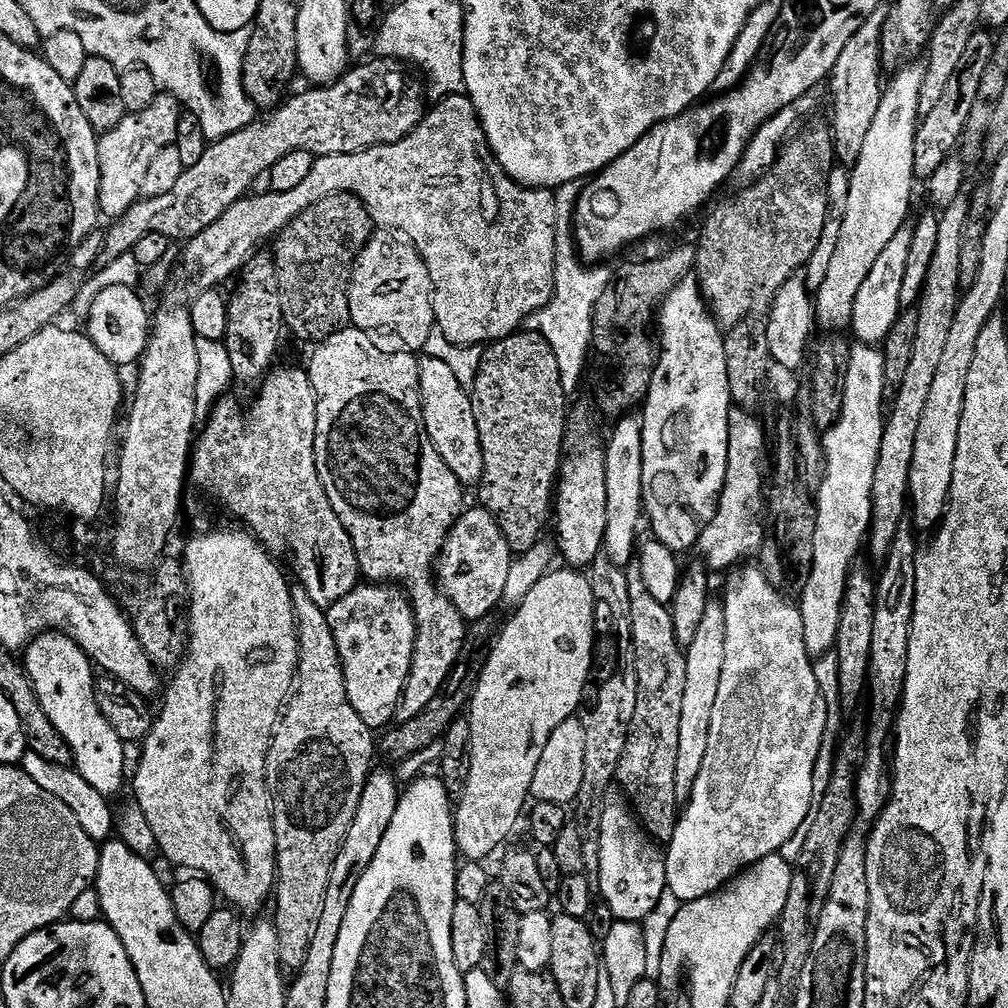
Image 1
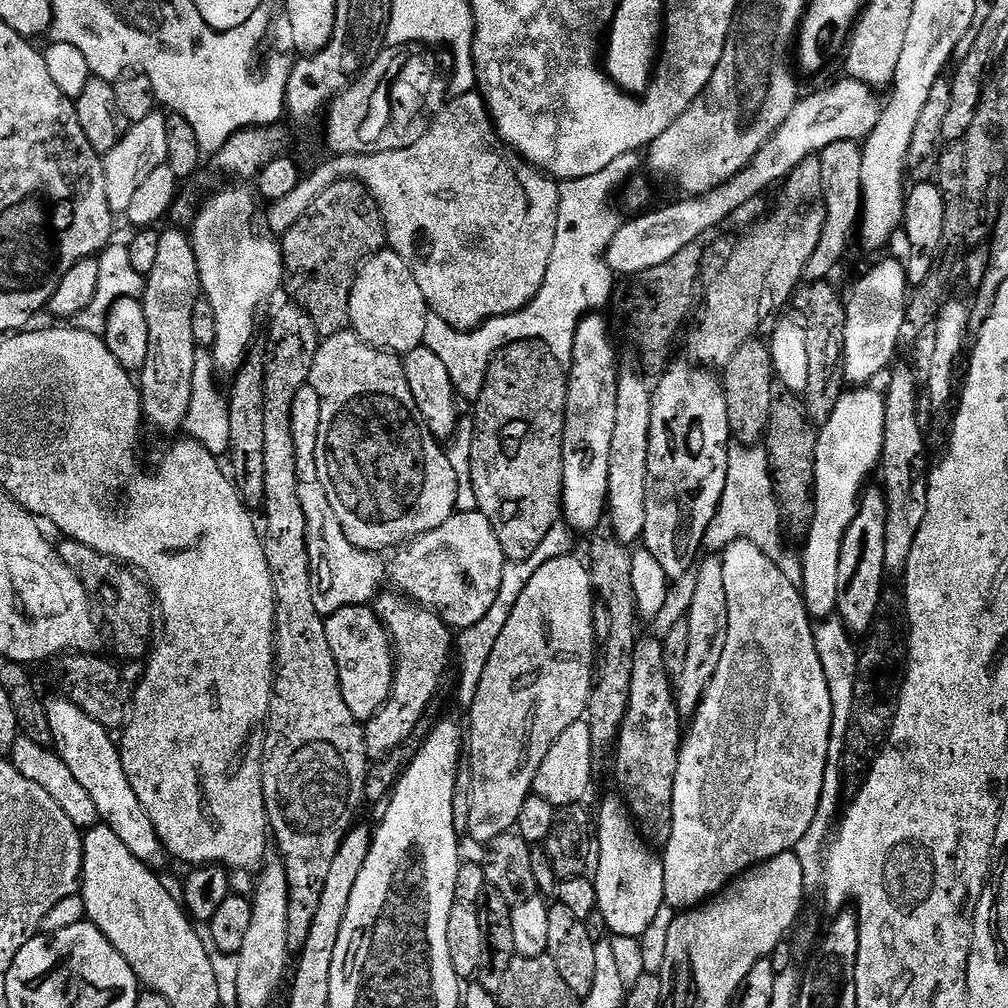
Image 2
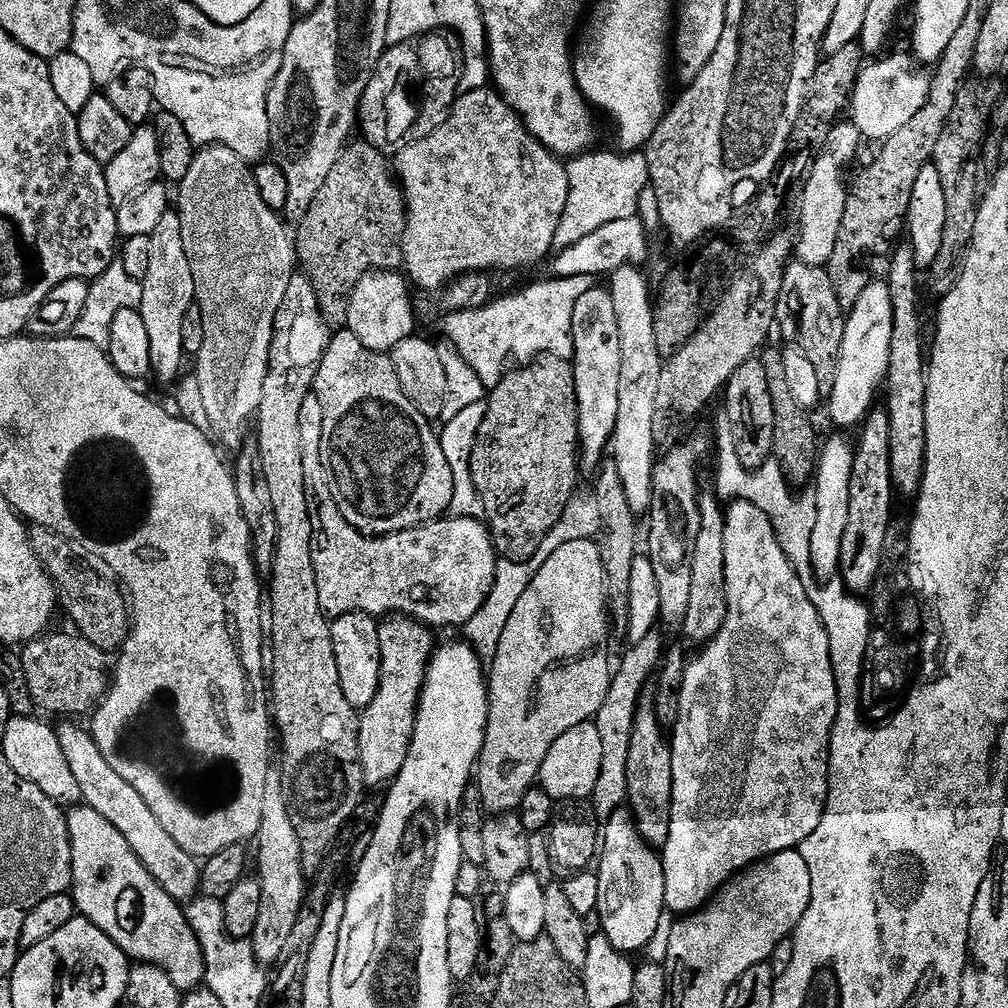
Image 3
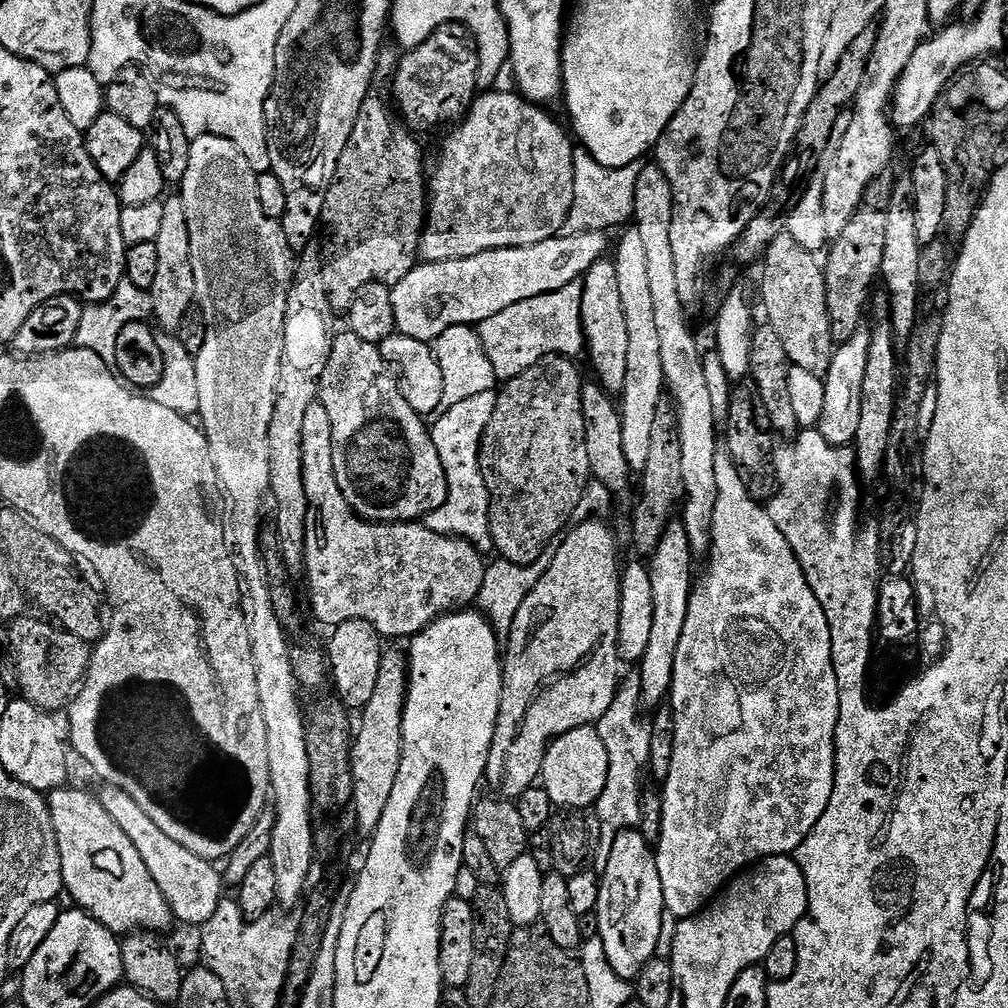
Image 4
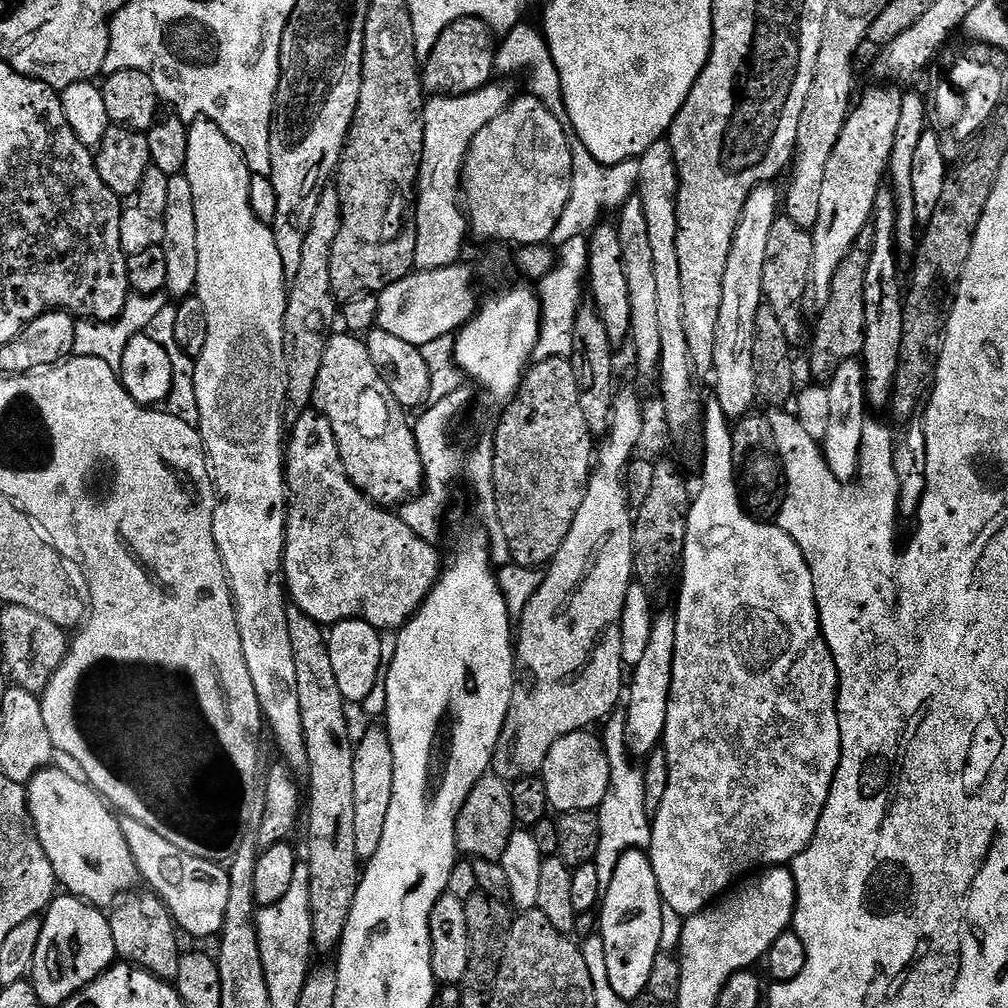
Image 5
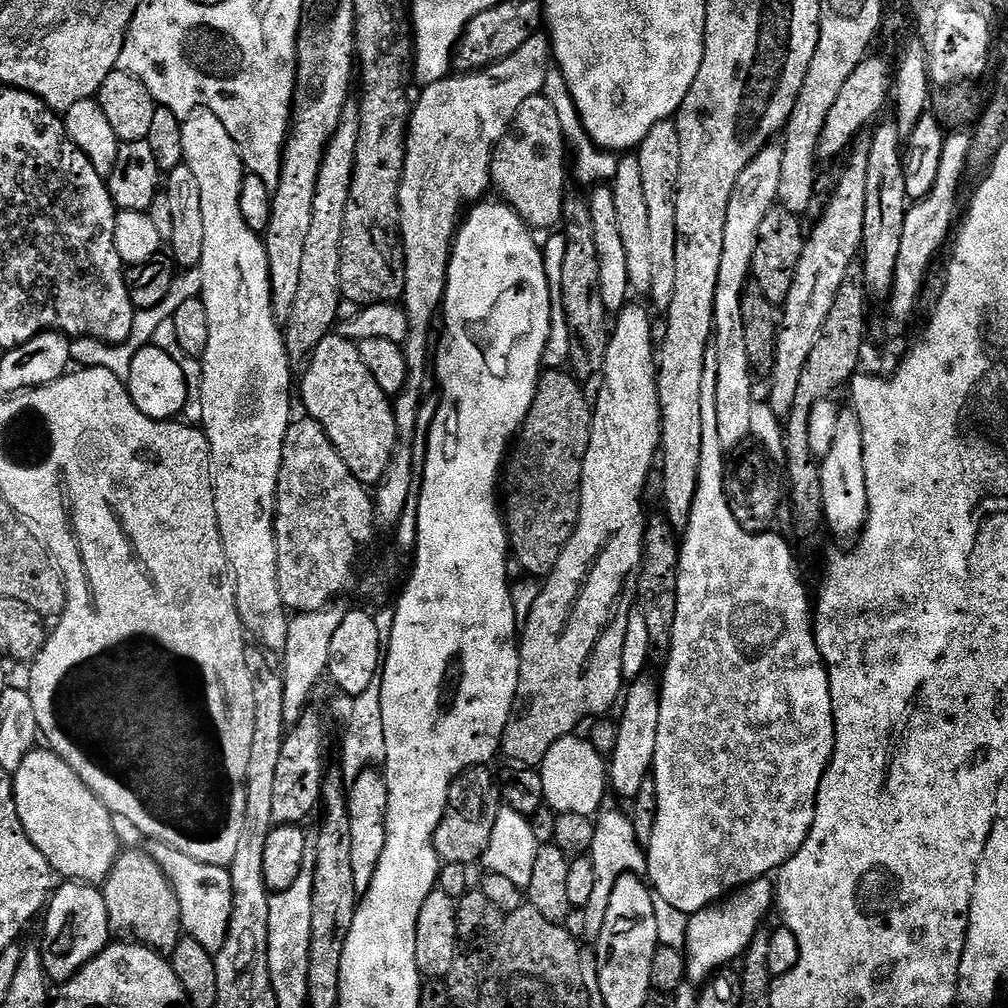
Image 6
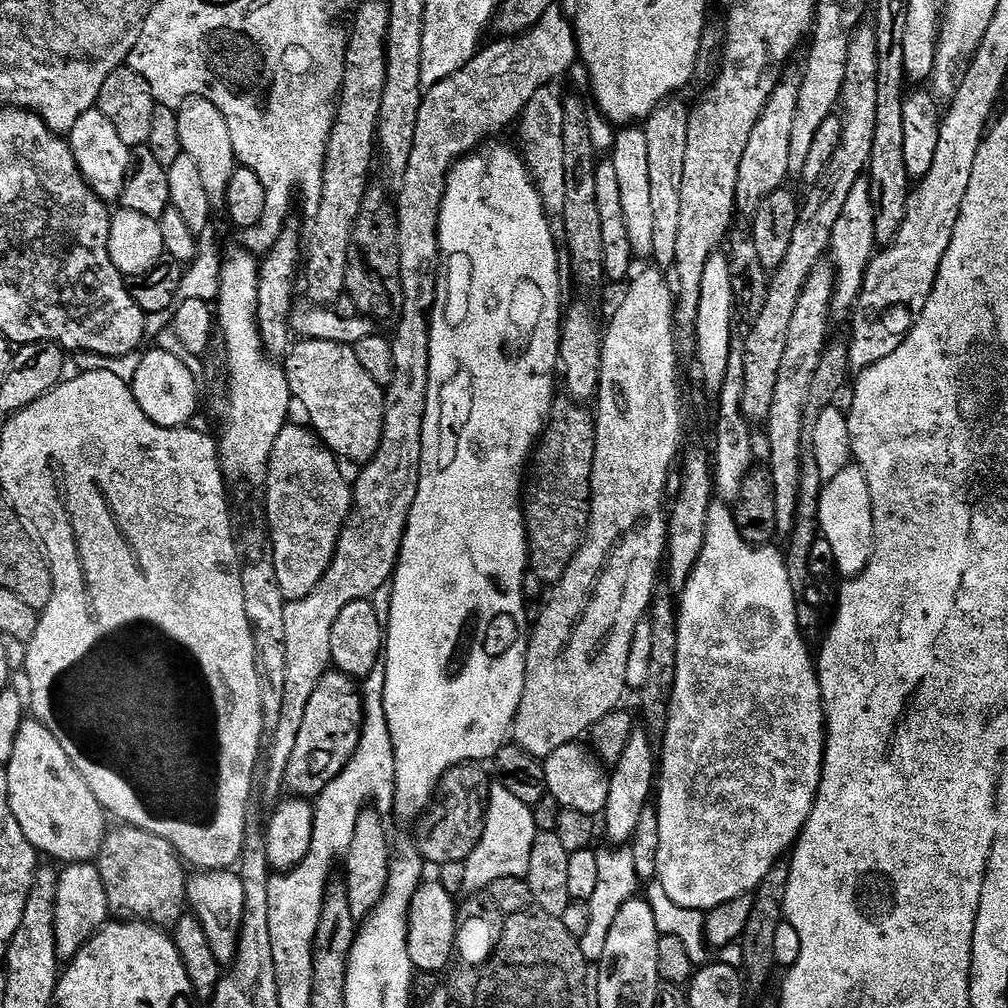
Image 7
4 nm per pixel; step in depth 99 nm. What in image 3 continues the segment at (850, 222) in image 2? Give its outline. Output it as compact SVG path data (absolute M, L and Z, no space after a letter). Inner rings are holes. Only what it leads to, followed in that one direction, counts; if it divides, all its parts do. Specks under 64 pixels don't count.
M850 120L836 123L829 133L824 147L819 151L807 175L806 188L800 204L800 237L794 240L794 256L806 266L823 268L830 262L830 254L834 254L834 246L838 242L838 226L842 226L842 214L846 210L849 189L844 174L857 156L863 136Z

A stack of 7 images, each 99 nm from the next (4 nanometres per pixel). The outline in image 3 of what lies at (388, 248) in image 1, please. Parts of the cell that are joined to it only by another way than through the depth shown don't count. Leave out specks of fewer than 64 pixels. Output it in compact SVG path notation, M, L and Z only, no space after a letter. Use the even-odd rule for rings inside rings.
M399 271L367 272L354 286L351 296L348 298L348 326L347 331L352 332L362 346L366 346L372 352L391 353L394 346L398 346L403 340L408 340L417 331L416 312L412 309L412 292L409 281Z

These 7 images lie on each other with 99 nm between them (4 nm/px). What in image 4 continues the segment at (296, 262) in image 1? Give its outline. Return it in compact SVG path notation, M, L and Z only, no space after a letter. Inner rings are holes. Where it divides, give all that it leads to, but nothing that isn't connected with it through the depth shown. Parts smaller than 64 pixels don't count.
M370 94L362 102L362 110L358 110L358 122L354 122L354 130L350 130L350 142L346 142L346 150L342 150L342 158L338 158L336 173L332 179L332 185L328 188L326 202L324 203L322 228L323 231L332 232L332 253L329 251L326 256L326 272L330 277L328 280L327 307L333 308L340 314L346 314L352 309L354 298L367 284L377 283L391 286L402 282L402 278L406 278L406 274L410 274L410 270L416 267L418 263L420 235L423 234L426 223L426 172L424 176L424 152L420 149L419 142L416 141L417 133L398 119L393 105L387 99L384 101L382 97L376 95Z

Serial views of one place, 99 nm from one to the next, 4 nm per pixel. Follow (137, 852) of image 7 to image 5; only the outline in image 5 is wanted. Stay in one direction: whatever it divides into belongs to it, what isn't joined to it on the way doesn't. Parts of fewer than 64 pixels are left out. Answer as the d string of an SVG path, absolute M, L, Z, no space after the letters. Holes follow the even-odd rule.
M143 891L136 892L133 896L125 895L125 900L120 905L117 903L108 916L117 957L125 964L135 964L138 968L146 969L160 980L174 982L178 978L178 966L182 955L180 940L176 937L177 922L155 892Z

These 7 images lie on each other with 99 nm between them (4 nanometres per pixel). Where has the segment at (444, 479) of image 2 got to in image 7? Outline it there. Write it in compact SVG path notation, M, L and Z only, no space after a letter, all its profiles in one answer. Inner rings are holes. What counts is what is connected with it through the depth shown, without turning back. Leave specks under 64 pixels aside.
M301 339L289 347L282 360L288 388L292 391L293 401L304 407L308 415L307 423L314 429L325 448L341 461L349 460L355 466L363 466L372 461L382 436L384 421L384 388L358 363L353 345L338 342L322 342L321 340Z

